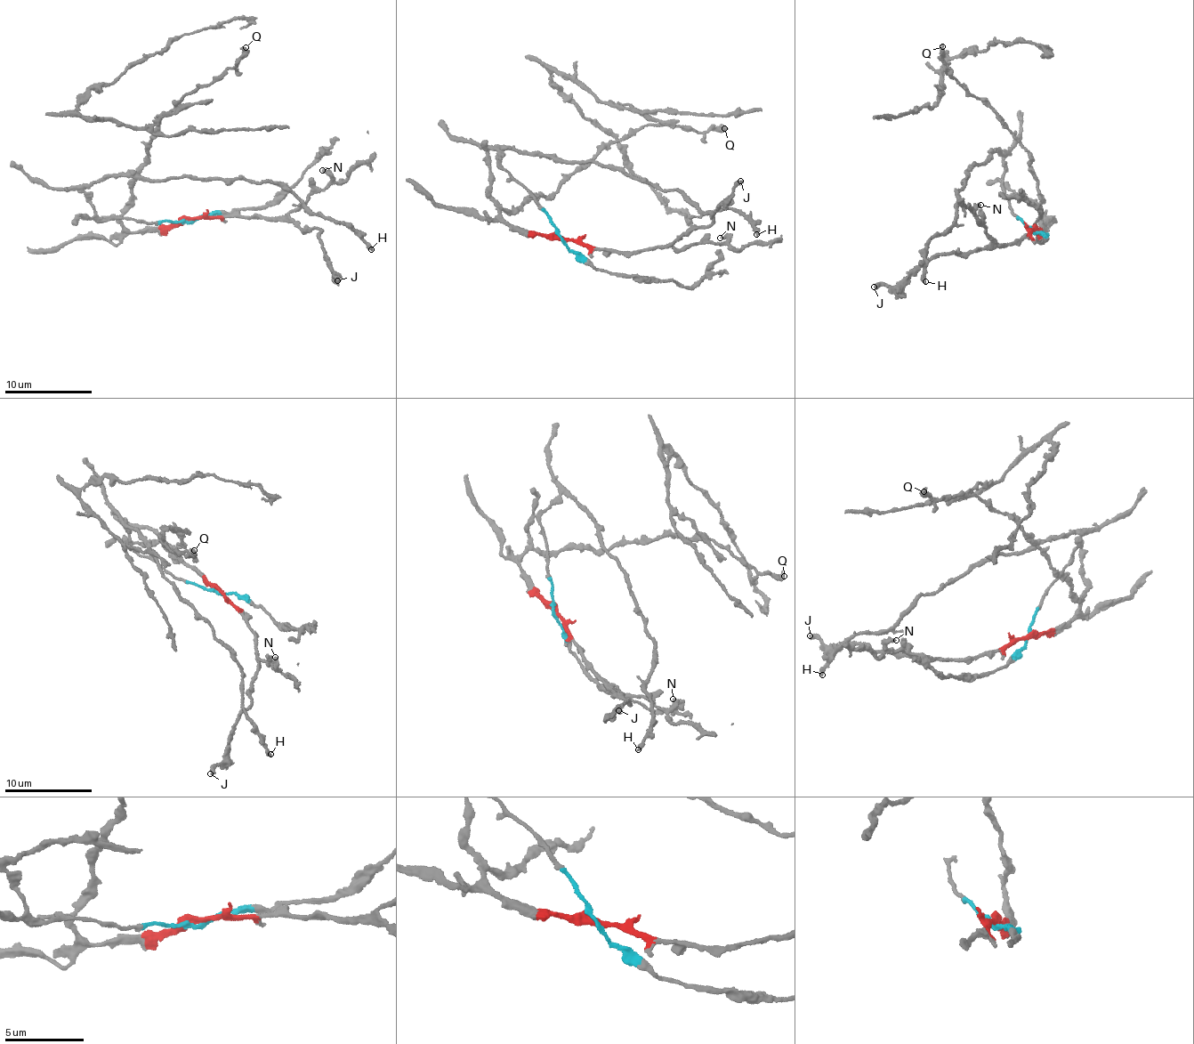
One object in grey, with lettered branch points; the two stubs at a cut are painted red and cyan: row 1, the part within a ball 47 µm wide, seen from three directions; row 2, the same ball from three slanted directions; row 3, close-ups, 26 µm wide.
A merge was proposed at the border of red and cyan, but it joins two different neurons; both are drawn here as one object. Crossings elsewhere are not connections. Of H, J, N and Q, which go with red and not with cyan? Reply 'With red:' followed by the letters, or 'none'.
With red: J, N, Q

